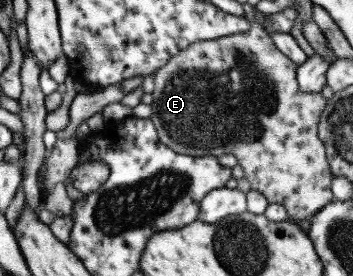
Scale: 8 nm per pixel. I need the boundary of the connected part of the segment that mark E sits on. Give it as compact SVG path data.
M253 25L253 29L249 28L247 31L231 36L196 41L182 49L177 55L170 57L167 64L156 71L153 77L155 80L155 90L152 93L153 102L150 104L153 114L150 119L154 123L161 143L173 149L173 152L193 157L203 157L204 155L219 157L221 154L233 154L238 159L238 164L244 169L244 177L249 180L251 189L263 194L268 204L283 205L290 221L311 219L317 212L321 212L325 205L335 199L331 192L333 173L330 171L323 141L317 135L317 125L319 125L321 113L325 110L328 100L323 97L322 92L301 93L296 77L297 69L298 66L275 46L268 31L261 29L259 25Z

